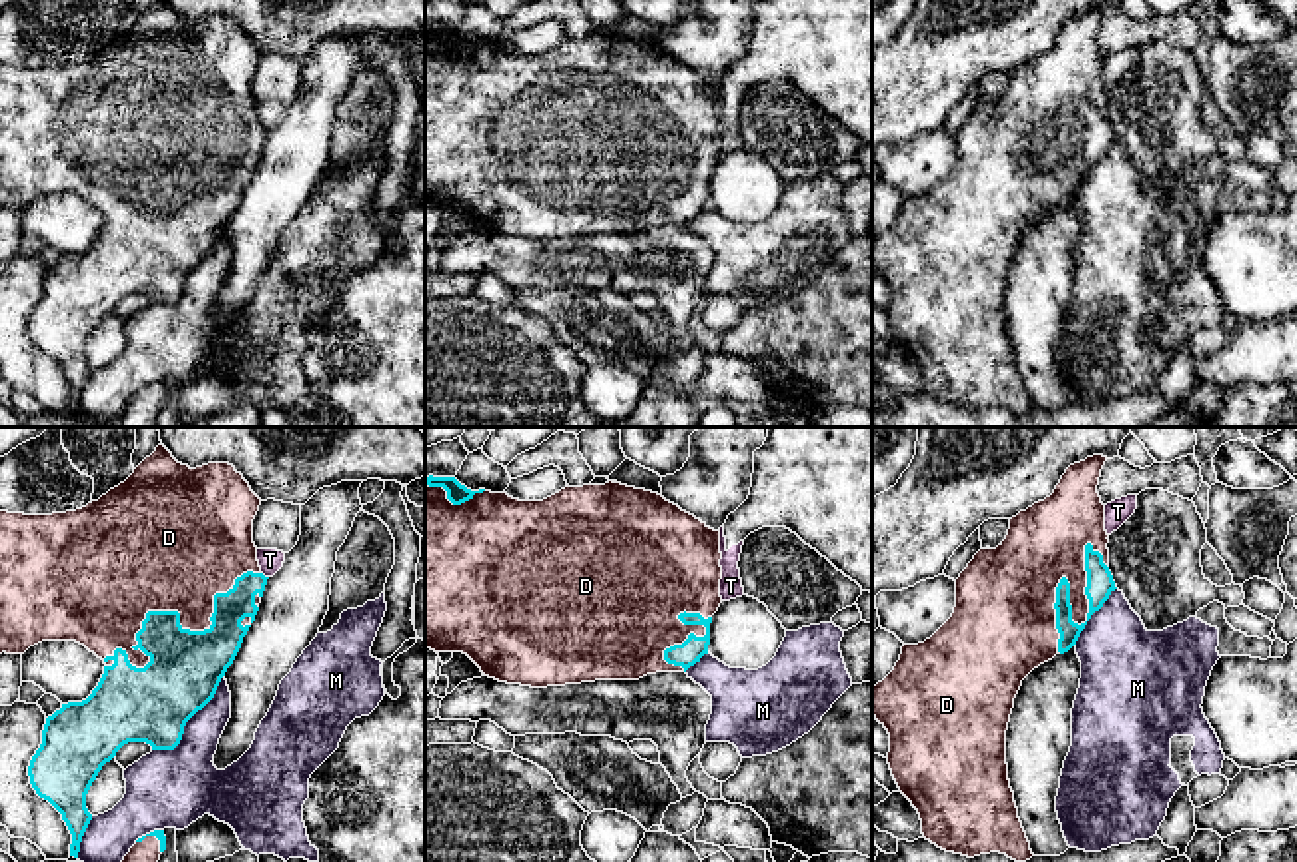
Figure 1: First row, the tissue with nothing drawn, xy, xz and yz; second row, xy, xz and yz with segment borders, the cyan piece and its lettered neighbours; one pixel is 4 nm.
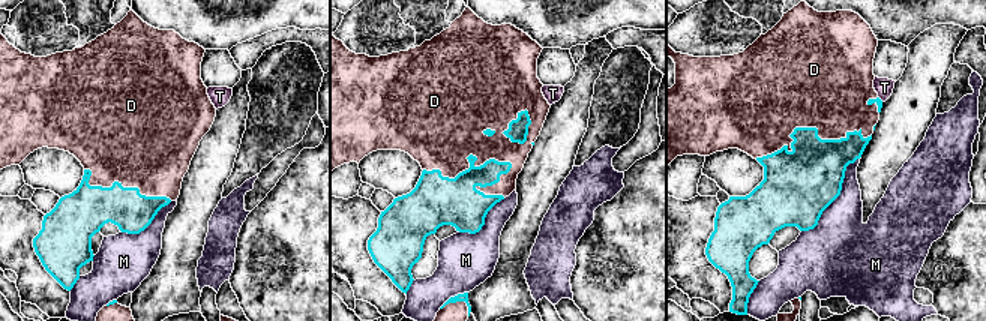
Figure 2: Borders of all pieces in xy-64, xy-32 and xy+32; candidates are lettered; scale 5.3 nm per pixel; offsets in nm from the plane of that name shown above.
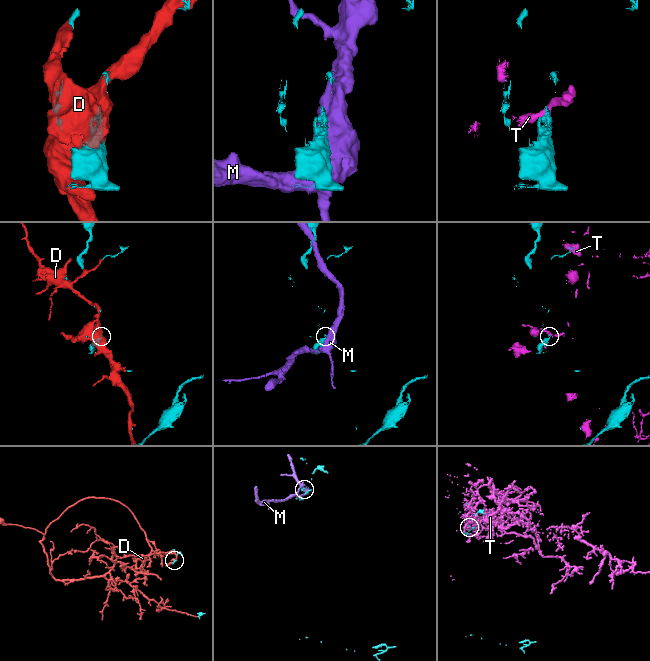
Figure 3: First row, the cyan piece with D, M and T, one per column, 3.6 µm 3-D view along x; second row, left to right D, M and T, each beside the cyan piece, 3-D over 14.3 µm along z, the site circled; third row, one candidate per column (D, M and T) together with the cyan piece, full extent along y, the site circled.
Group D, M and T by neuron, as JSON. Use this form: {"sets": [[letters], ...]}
{"sets": [["D"], ["M"], ["T"]]}

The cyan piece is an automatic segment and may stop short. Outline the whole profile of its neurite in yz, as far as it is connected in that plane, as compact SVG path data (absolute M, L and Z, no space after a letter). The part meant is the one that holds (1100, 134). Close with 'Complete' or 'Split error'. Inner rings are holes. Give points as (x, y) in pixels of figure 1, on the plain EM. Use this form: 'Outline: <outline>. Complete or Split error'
Outline: M1093 8L1085 14L1074 16L1066 22L1060 36L1056 38L1054 46L1044 54L1034 56L1026 64L1020 64L1016 70L1010 72L1010 82L1006 92L996 102L980 102L968 120L956 132L956 160L952 170L924 196L918 198L904 198L900 214L896 216L894 223L876 239L872 239L872 263L876 273L888 283L890 287L890 305L888 317L892 329L900 341L900 345L912 355L918 363L922 373L922 387L926 393L936 397L938 401L954 407L962 407L968 411L1000 405L1016 415L1026 415L1034 407L1030 403L1030 395L1018 371L1018 361L1014 355L1014 345L1008 333L1008 317L1006 317L1006 283L1010 275L1010 267L1014 261L1014 251L1022 239L1022 233L1040 217L1052 214L1058 206L1068 206L1080 186L1085 182L1087 174L1095 164L1103 160L1109 148L1117 142L1113 128L1109 124L1109 88L1105 84L1105 58L1097 46L1101 22L1107 10Z. Split error

